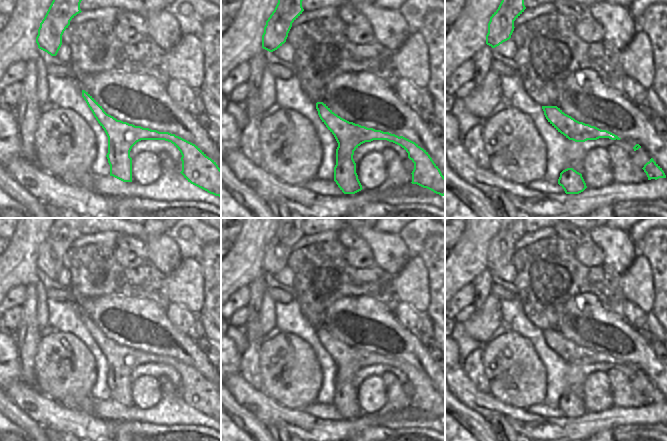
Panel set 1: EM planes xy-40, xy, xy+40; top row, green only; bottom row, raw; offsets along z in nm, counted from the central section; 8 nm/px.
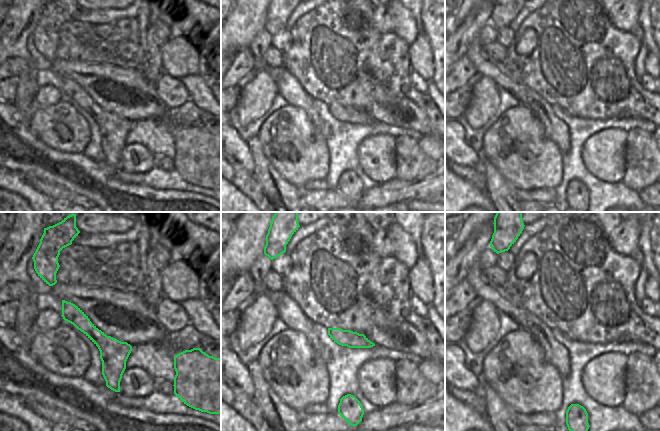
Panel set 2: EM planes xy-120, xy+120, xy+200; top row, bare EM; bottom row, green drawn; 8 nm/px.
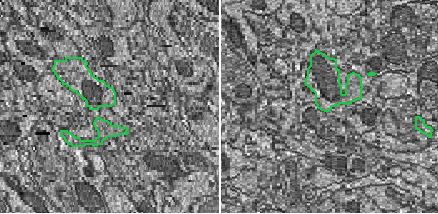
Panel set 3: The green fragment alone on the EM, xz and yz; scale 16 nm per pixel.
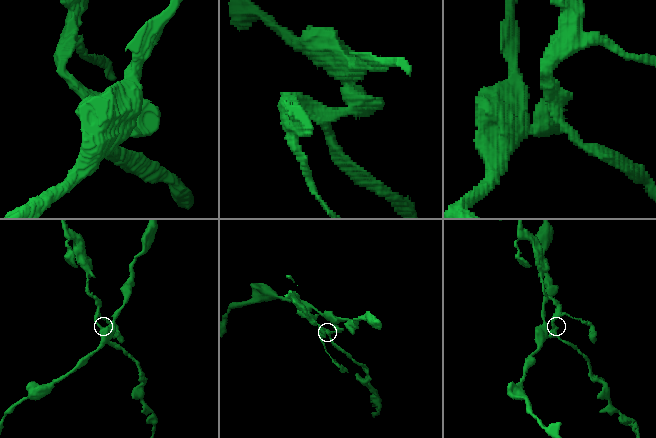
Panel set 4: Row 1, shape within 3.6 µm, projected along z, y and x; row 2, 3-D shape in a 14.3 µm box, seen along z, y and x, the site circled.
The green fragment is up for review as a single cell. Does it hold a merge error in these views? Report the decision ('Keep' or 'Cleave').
Cleave.

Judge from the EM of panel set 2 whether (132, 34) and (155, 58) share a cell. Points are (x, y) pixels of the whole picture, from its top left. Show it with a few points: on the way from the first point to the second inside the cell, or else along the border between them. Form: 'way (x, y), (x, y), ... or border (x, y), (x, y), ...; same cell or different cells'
border (135, 18), (137, 21), (137, 41); different cells

